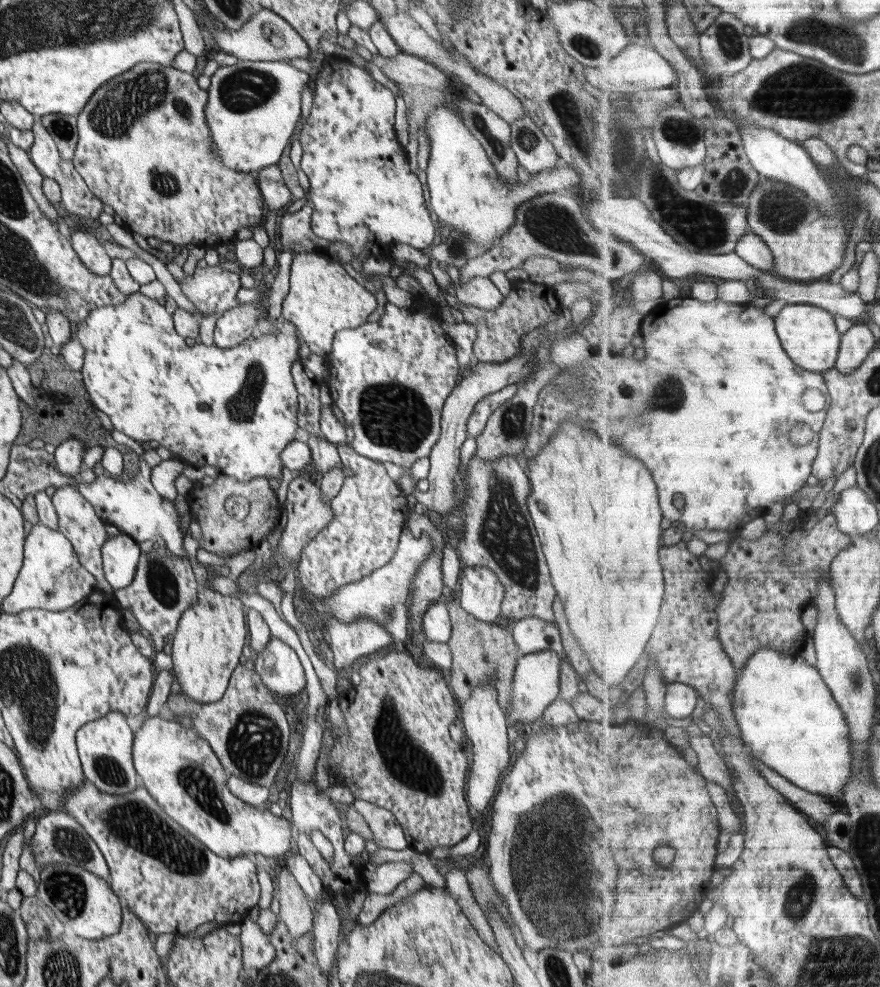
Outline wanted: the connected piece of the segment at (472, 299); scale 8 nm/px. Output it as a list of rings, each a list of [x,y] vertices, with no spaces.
[[[474,277],[454,285],[458,300],[469,307],[496,310],[502,302],[502,294],[488,277]]]

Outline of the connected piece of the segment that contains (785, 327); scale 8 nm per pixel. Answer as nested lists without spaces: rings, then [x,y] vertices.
[[[786,304],[777,316],[777,326],[786,351],[799,366],[816,373],[837,368],[845,335],[838,330],[836,313],[818,304]]]

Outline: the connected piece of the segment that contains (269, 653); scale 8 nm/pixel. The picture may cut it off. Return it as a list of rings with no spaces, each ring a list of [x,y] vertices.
[[[271,638],[264,650],[253,656],[254,670],[279,700],[299,694],[306,686],[304,668],[294,651],[280,639]]]

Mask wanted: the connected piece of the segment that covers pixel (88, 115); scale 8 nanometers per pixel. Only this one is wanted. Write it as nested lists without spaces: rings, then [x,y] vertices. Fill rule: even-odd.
[[[139,62],[128,72],[123,72],[111,78],[96,90],[86,103],[84,110],[77,115],[78,142],[73,156],[73,165],[85,180],[88,188],[94,193],[112,212],[119,221],[123,222],[133,233],[137,232],[145,238],[153,236],[172,251],[179,249],[183,244],[194,244],[198,247],[216,248],[219,244],[232,244],[231,238],[235,238],[240,228],[256,227],[264,218],[266,206],[259,187],[257,173],[238,172],[228,168],[224,161],[216,152],[213,138],[208,132],[208,124],[205,119],[206,105],[208,104],[208,92],[200,88],[197,76],[194,74],[180,71],[172,66],[162,66],[155,62]]]

